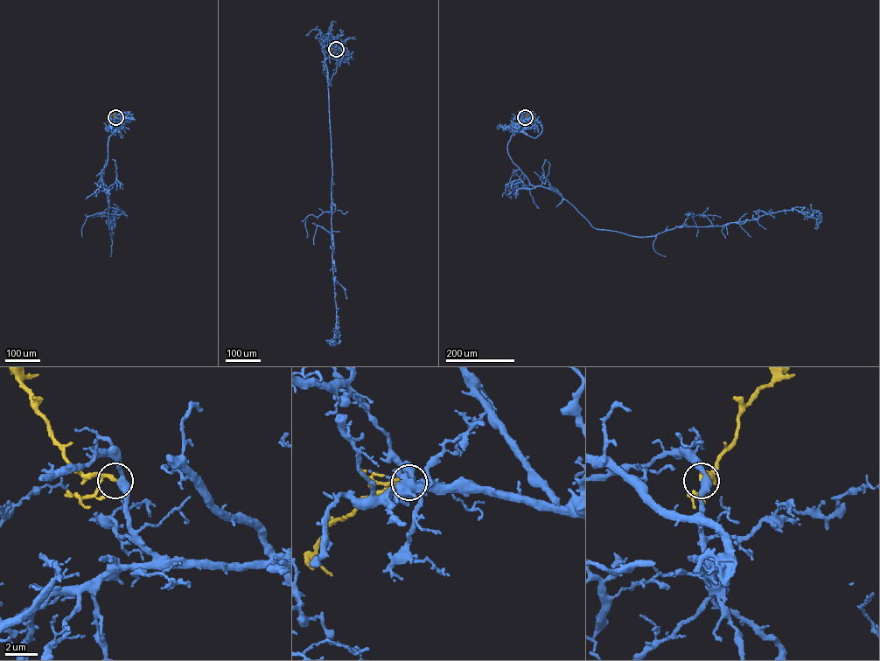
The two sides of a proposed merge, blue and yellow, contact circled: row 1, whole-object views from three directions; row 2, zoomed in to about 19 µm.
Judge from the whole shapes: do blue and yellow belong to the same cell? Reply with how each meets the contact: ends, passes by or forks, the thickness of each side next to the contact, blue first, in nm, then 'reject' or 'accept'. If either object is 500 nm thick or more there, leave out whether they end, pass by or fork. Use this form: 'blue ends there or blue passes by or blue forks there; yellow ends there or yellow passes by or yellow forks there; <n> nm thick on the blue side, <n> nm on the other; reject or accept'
blue passes by; yellow passes by; 400 nm thick on the blue side, 180 nm on the other; accept

